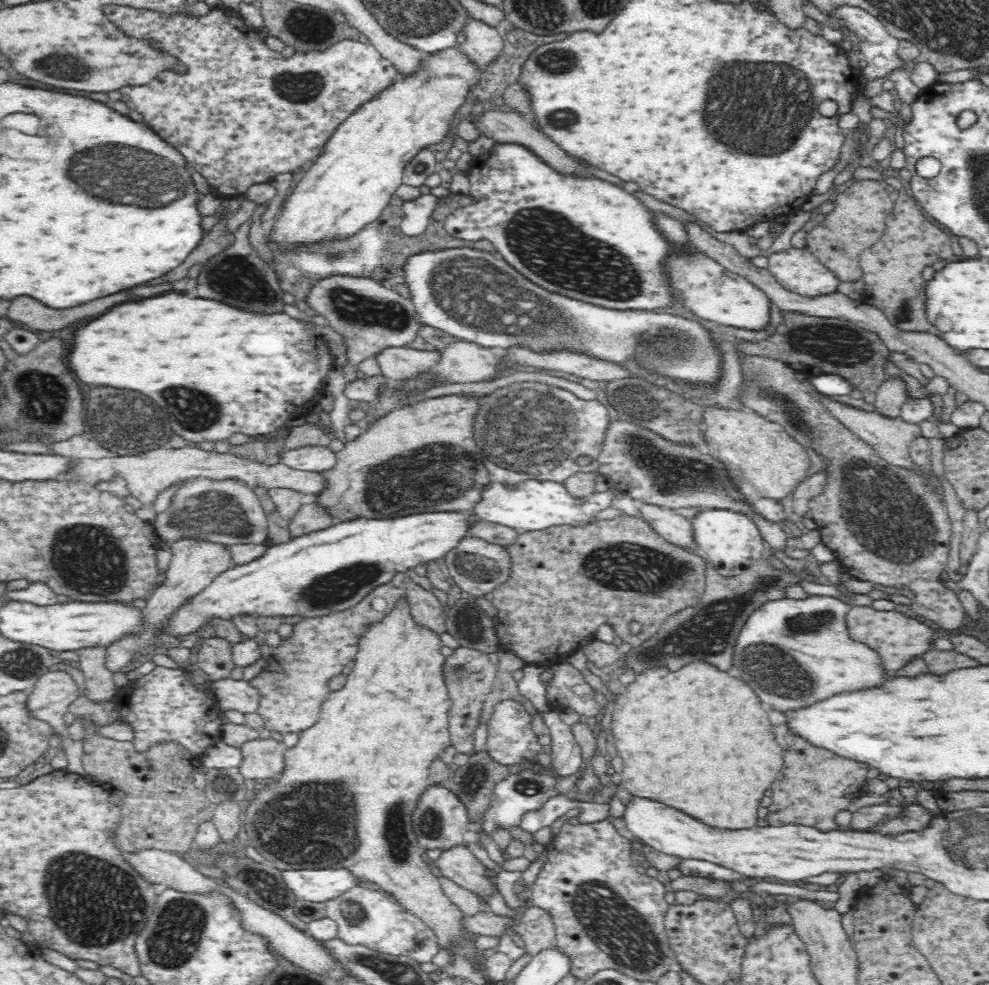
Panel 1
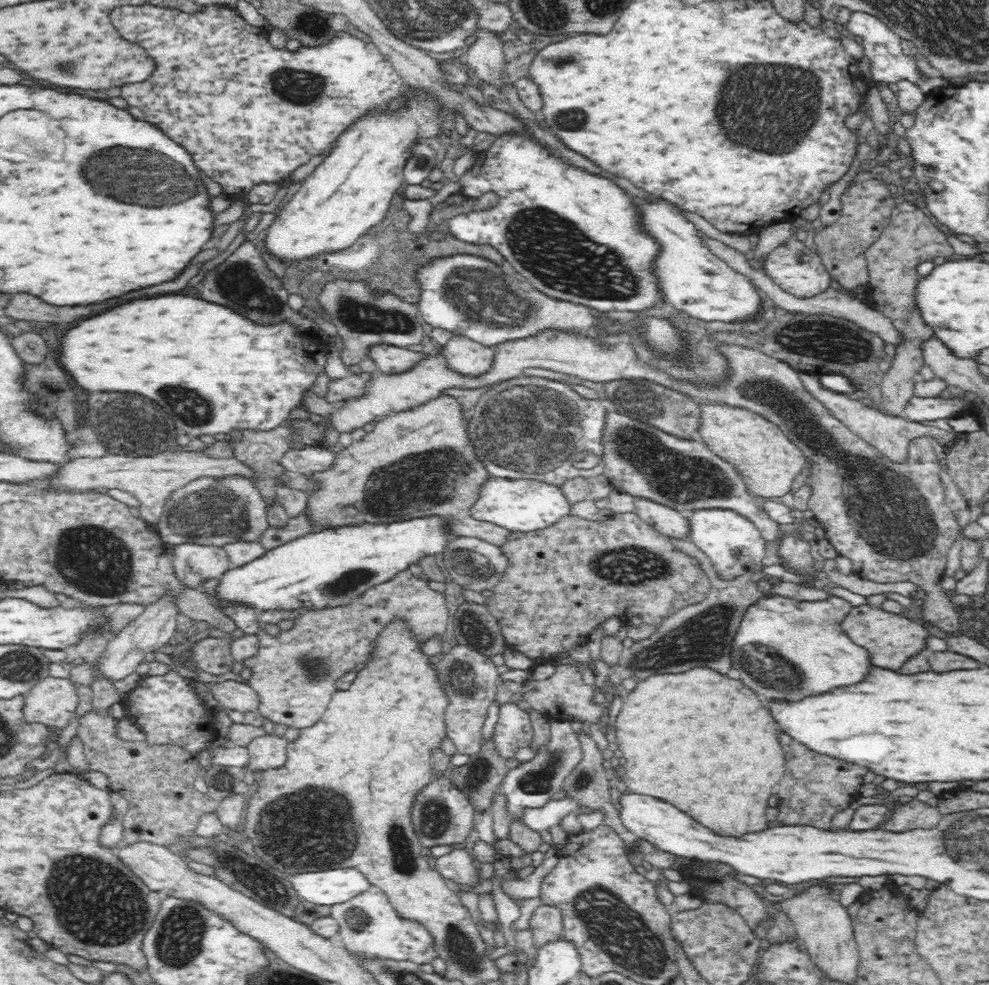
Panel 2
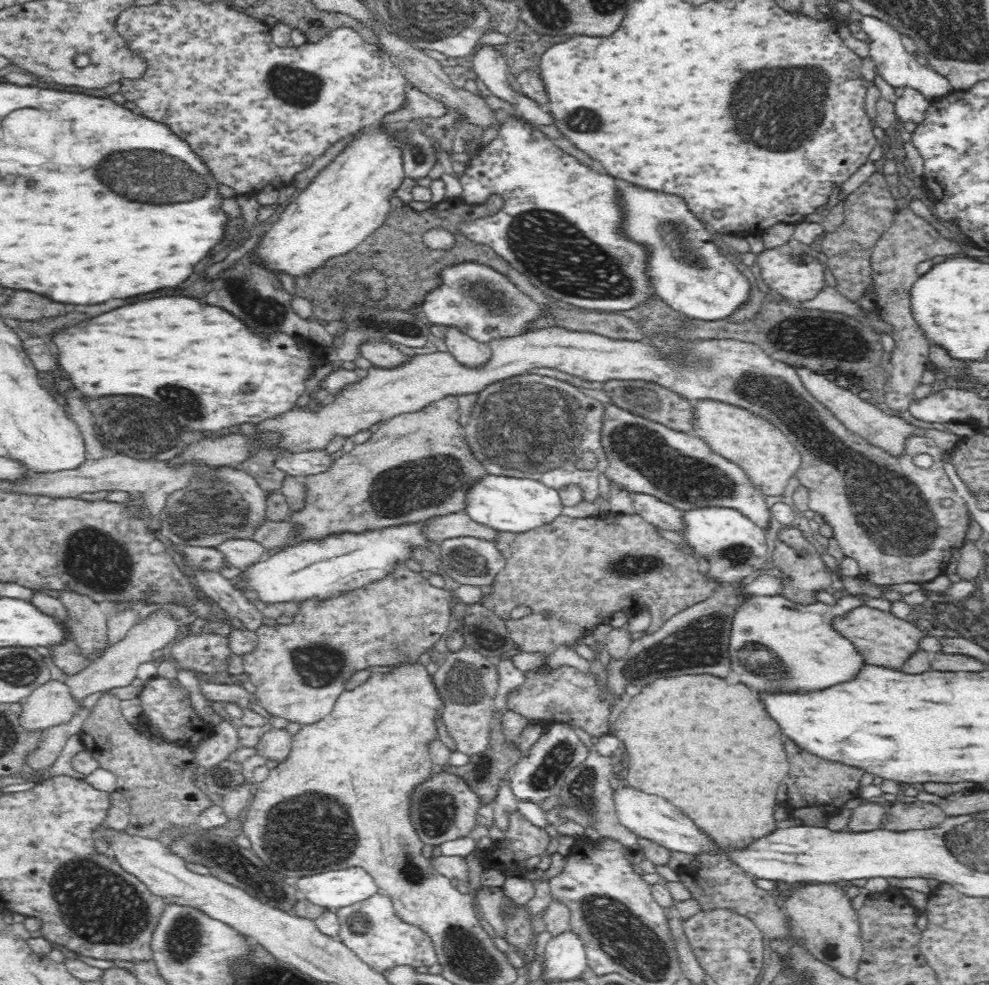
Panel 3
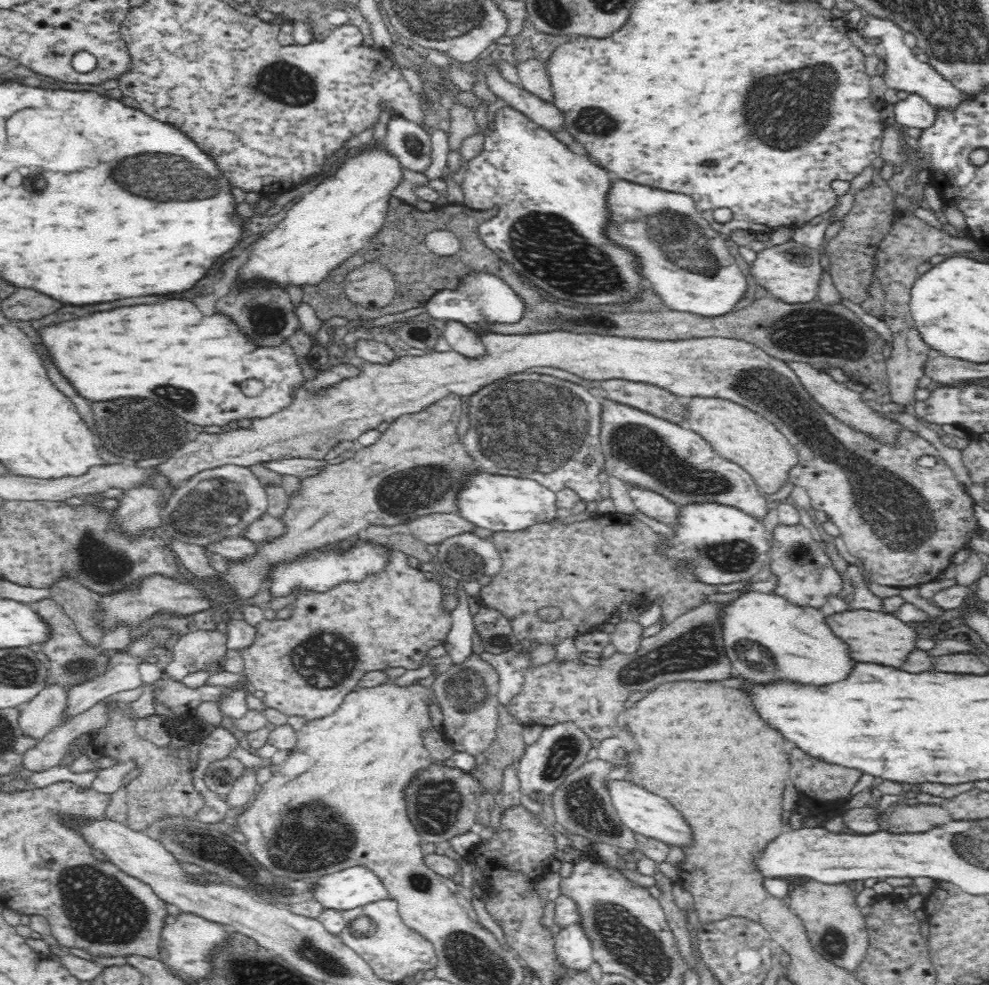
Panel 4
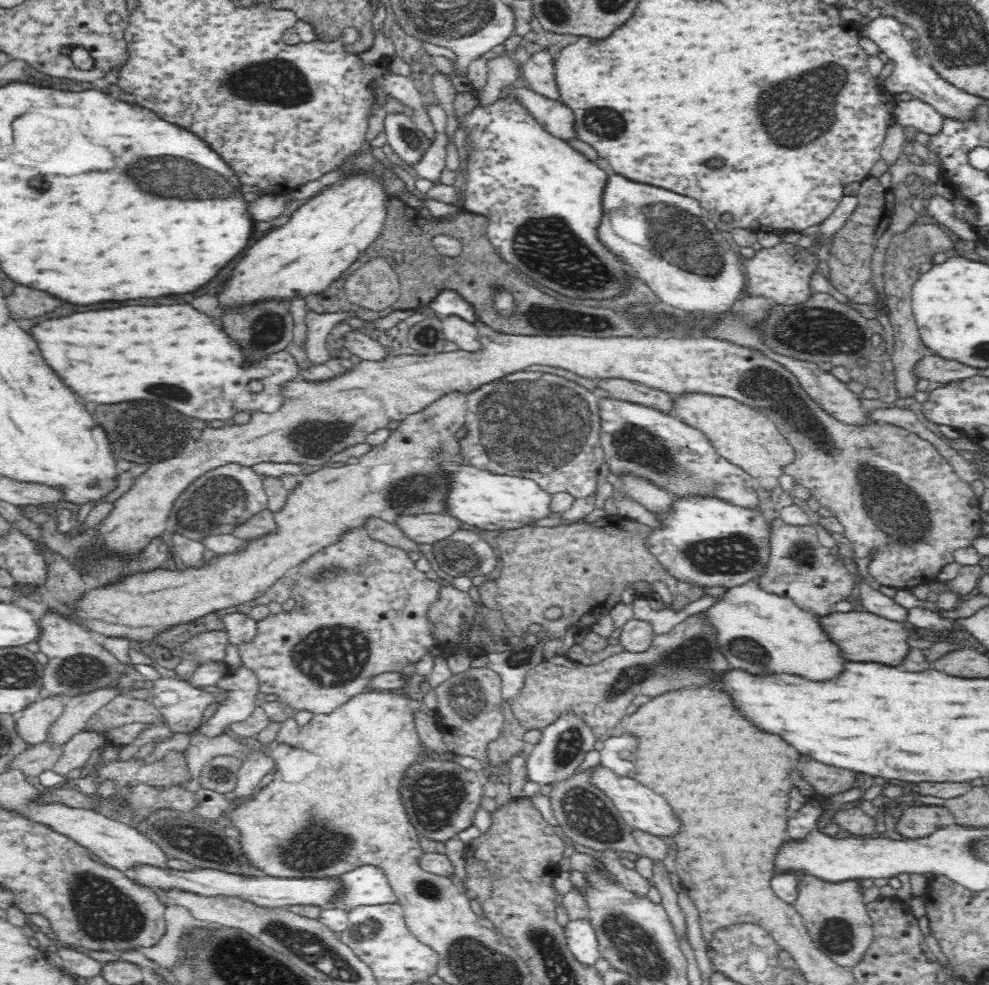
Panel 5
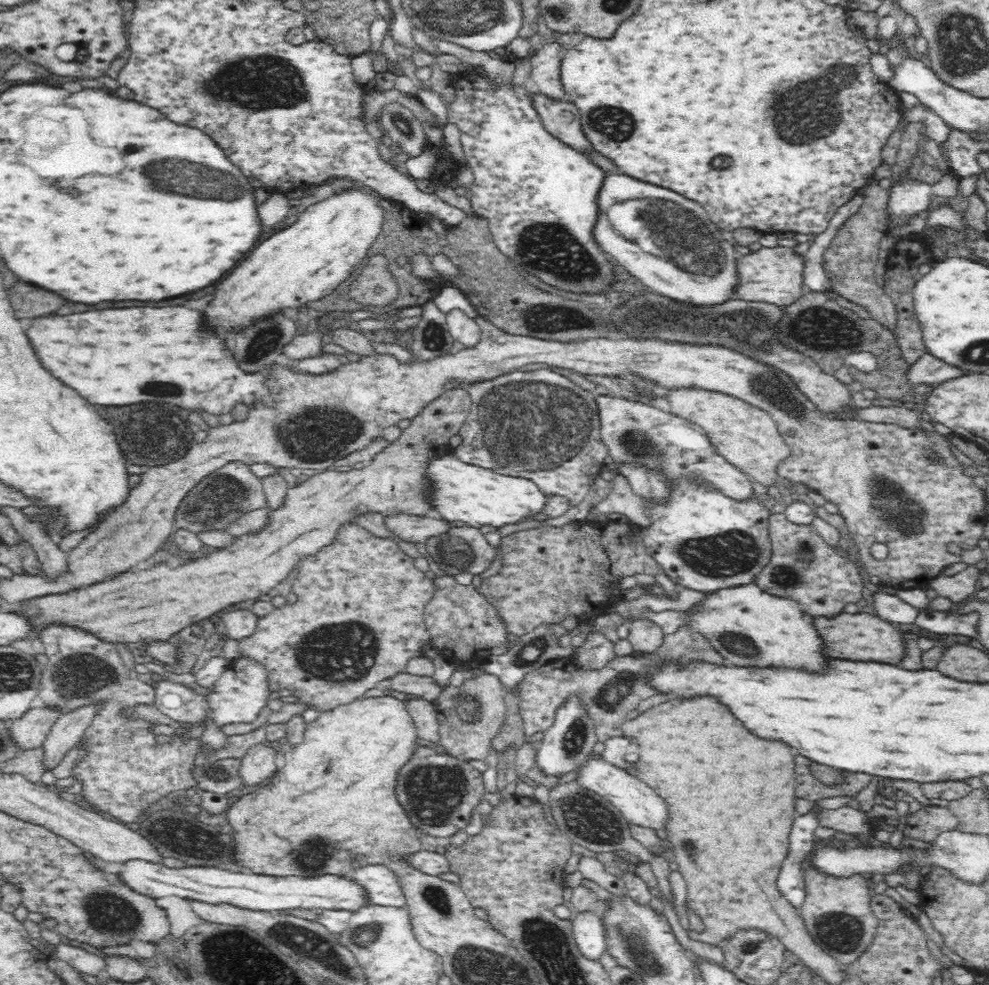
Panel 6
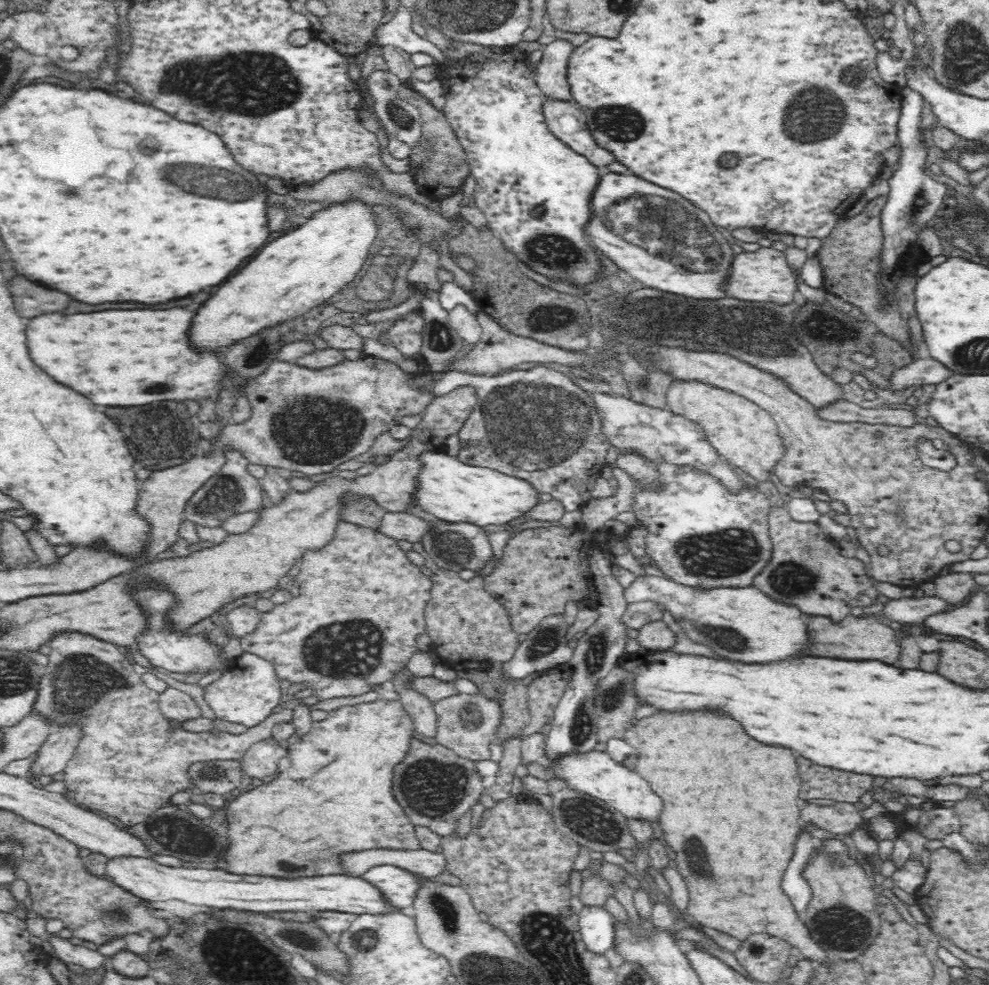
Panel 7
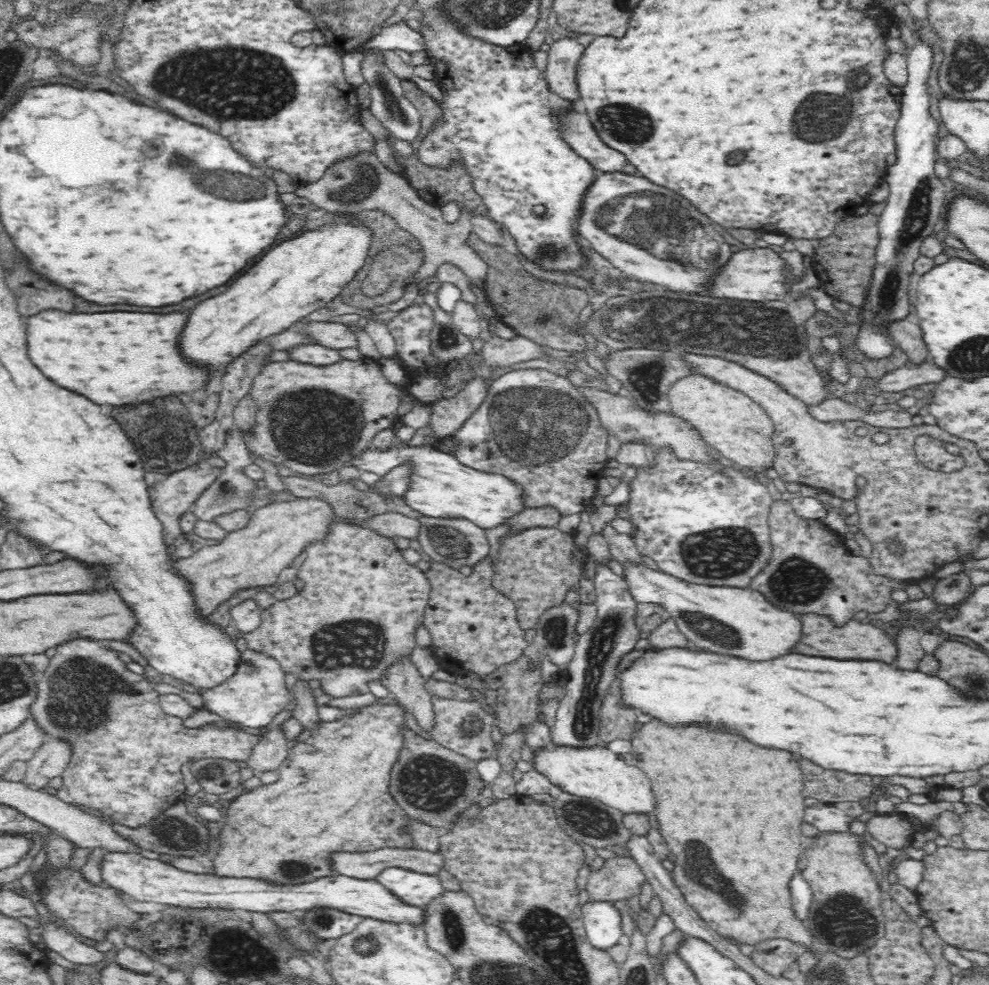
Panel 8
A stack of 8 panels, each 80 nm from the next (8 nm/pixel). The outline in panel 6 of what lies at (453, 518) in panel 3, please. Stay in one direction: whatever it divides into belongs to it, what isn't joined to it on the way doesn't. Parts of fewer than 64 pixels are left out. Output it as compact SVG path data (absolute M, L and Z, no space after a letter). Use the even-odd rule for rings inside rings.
M401 513L386 517L385 524L399 538L415 544L427 544L431 540L438 540L454 528L454 522L434 514L418 516Z

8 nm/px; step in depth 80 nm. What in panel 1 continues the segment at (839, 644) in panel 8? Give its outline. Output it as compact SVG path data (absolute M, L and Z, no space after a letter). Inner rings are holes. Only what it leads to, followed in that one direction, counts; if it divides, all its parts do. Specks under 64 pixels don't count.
M854 606L848 609L848 632L852 638L858 638L858 642L866 642L868 646L874 646L882 660L886 662L886 668L898 670L906 666L910 660L918 658L918 654L926 654L932 648L932 640L936 638L934 628L908 618L896 610L882 612L868 606Z

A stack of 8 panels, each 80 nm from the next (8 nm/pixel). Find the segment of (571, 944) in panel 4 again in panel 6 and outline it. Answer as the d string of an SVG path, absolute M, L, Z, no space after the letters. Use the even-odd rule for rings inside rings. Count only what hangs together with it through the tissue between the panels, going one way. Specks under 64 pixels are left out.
M597 911L578 913L570 919L573 939L582 957L599 961L605 953L601 917Z

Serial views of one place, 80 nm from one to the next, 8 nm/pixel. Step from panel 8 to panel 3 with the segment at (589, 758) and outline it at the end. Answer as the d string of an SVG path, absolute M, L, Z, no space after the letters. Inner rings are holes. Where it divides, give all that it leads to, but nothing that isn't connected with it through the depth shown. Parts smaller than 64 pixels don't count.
M622 786L613 792L620 824L637 834L639 838L651 840L671 852L684 852L692 856L702 854L714 856L722 852L714 842L714 838L710 838L693 820L682 814L676 806L666 802L664 798L640 792L631 786Z

